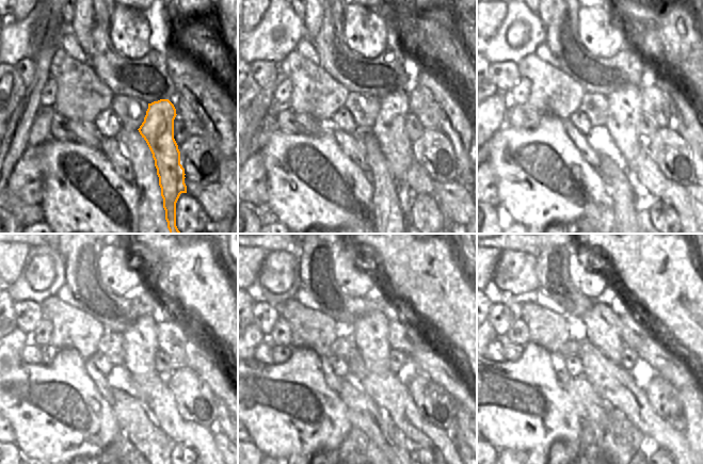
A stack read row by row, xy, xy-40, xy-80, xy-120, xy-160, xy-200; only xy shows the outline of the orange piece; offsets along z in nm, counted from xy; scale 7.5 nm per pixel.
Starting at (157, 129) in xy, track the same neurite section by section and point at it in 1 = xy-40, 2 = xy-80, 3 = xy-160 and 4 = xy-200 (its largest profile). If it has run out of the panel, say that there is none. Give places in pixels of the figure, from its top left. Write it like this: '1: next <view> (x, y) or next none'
1: next xy-40 (388, 128)
2: next xy-80 (625, 109)
3: next xy-160 (370, 332)
4: next xy-200 (603, 325)

